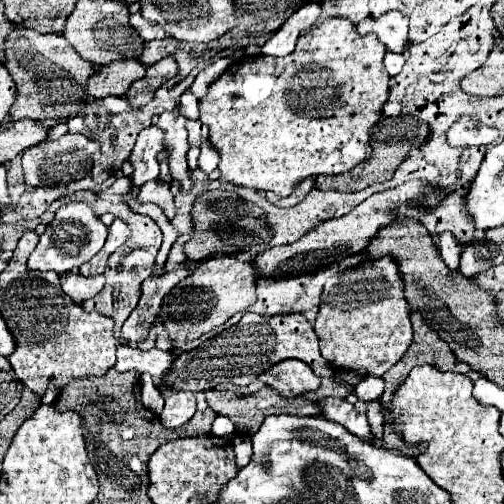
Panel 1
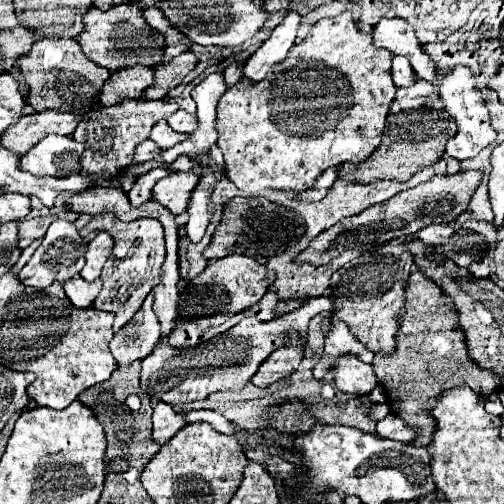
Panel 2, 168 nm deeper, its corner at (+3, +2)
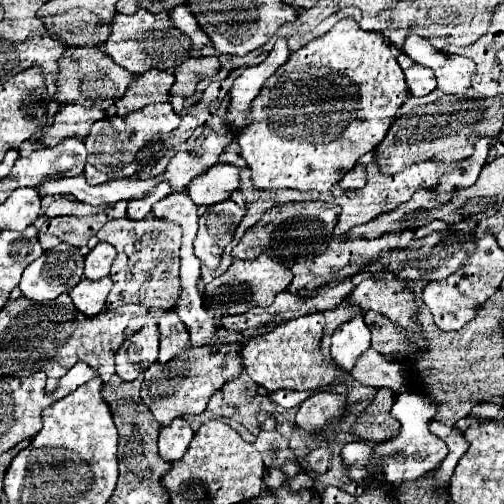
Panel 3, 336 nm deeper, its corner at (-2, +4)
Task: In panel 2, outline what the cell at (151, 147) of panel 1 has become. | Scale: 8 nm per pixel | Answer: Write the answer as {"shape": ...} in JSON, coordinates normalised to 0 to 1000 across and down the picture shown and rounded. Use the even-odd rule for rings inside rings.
{"shape":[[[310,333],[310,337],[298,337],[298,341],[274,349],[270,361],[266,361],[266,369],[262,369],[262,377],[254,381],[258,405],[274,413],[274,409],[282,409],[286,401],[302,397],[302,373],[306,373],[306,365],[310,365],[313,357],[321,357],[329,345],[333,345],[333,337]]]}

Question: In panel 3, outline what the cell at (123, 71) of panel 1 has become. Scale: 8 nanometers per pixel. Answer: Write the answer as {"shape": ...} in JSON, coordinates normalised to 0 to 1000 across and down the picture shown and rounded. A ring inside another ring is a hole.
{"shape":[[[300,135],[296,143],[268,151],[264,167],[256,167],[256,175],[248,179],[248,190],[228,202],[232,226],[248,230],[256,222],[268,222],[272,214],[300,206],[300,202],[331,202],[335,175],[343,163],[347,163],[343,147],[319,143],[312,135]]]}

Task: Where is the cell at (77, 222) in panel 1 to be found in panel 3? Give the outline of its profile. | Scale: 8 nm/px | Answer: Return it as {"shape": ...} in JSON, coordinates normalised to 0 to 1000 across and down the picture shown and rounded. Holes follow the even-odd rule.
{"shape":[[[121,480],[113,500],[93,496],[89,508],[77,508],[62,520],[42,548],[42,579],[46,587],[69,599],[109,595],[117,583],[137,579],[165,552],[165,508],[157,496]]]}

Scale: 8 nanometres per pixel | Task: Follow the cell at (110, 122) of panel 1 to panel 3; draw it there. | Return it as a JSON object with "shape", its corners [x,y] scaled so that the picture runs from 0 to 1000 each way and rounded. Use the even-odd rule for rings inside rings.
{"shape":[[[335,202],[319,206],[292,206],[288,214],[256,226],[256,230],[212,230],[208,238],[196,238],[185,246],[177,270],[169,274],[169,290],[177,302],[173,321],[185,325],[200,341],[220,341],[232,329],[252,329],[264,321],[272,298],[304,278],[315,278],[331,270],[343,254],[351,254],[359,242],[359,230],[339,214]]]}

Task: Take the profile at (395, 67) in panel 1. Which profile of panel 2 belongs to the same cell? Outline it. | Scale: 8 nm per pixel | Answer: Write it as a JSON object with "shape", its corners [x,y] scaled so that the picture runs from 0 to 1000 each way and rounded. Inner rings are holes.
{"shape":[[[782,111],[778,119],[778,151],[786,171],[817,171],[825,163],[821,139],[802,111]]]}

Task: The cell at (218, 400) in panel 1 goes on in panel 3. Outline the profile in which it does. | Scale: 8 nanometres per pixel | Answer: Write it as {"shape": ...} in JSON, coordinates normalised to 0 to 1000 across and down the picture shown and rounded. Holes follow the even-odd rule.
{"shape":[[[752,770],[744,790],[732,798],[728,813],[720,813],[708,825],[696,857],[728,877],[732,873],[760,877],[760,873],[776,869],[780,861],[788,861],[796,841],[792,841],[792,833],[776,829],[776,821],[772,821],[780,798],[784,798],[784,778],[772,770]]]}

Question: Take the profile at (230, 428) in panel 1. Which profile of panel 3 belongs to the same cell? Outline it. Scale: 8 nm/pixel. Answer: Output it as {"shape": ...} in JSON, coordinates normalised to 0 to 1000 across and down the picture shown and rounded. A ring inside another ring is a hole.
{"shape":[[[812,774],[812,778],[788,782],[774,821],[800,839],[788,865],[776,865],[772,873],[760,873],[748,881],[700,873],[681,885],[673,905],[685,921],[685,937],[688,937],[692,952],[700,952],[708,960],[792,964],[800,956],[827,952],[827,948],[843,944],[847,937],[859,937],[875,925],[891,889],[879,873],[871,873],[867,865],[859,865],[851,857],[851,837],[863,825],[863,802],[855,802],[827,778]]]}

